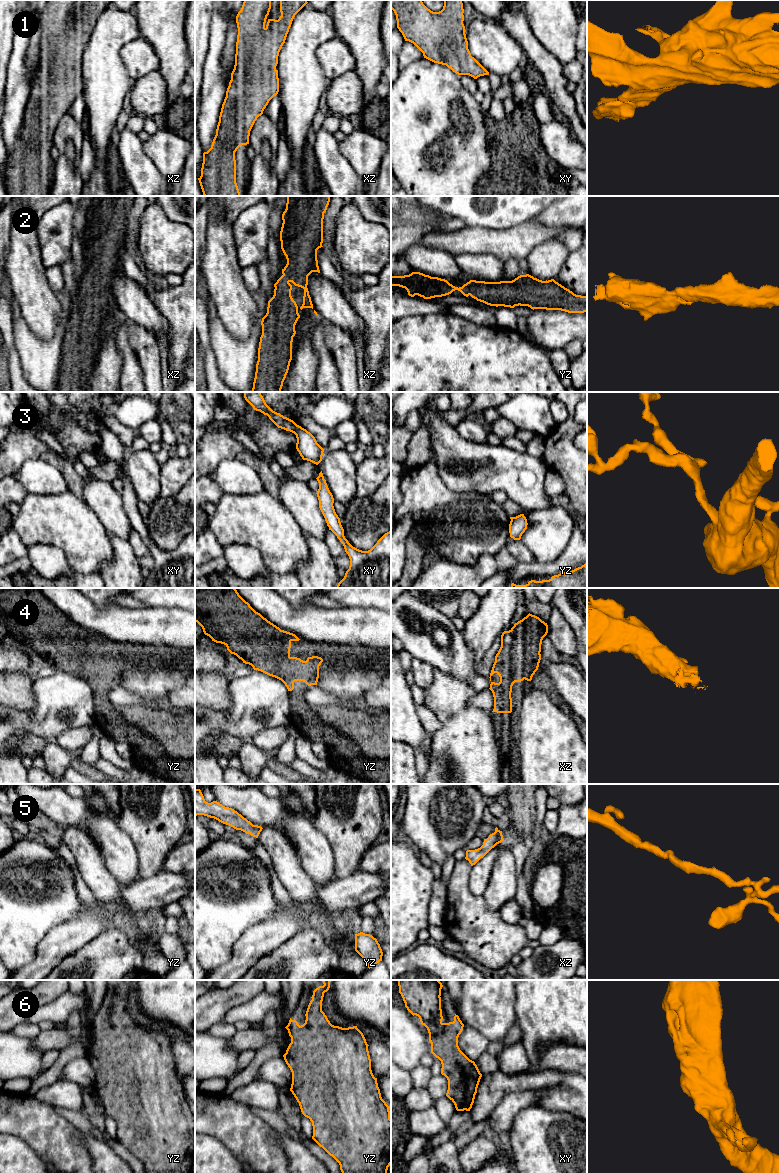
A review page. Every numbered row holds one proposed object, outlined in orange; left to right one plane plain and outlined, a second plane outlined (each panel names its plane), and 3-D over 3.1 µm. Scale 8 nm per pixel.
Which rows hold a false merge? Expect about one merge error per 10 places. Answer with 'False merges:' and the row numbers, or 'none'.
False merges: none

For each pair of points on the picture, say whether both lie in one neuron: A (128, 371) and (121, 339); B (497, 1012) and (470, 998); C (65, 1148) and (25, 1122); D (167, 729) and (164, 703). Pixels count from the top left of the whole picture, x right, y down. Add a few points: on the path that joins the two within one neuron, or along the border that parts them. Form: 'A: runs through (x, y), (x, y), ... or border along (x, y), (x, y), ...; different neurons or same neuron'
A: runs through (128, 363), (128, 354), (124, 347); same neuron
B: runs through (490, 1007), (481, 998), (477, 998); same neuron
C: runs through (55, 1140), (35, 1123); same neuron
D: border along (142, 704), (174, 713), (184, 713); different neurons

